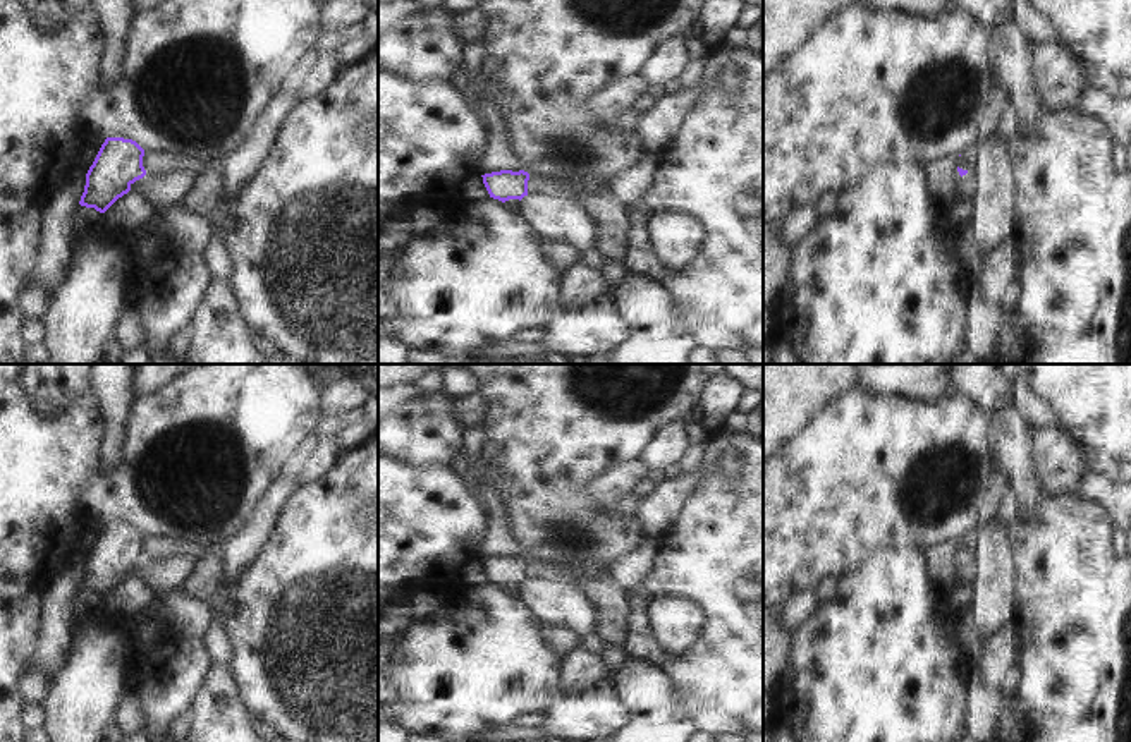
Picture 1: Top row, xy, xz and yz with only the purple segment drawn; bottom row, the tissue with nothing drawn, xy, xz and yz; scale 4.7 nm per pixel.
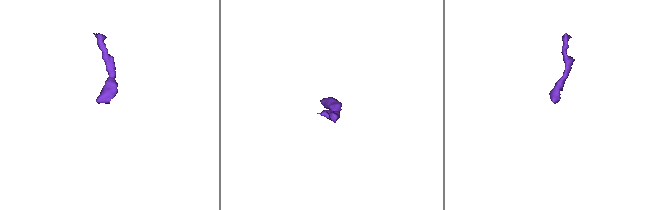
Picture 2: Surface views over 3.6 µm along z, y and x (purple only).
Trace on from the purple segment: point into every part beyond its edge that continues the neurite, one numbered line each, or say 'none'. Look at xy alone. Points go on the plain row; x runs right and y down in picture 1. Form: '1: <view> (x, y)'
1: xy (155, 548)

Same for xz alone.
1: xz (544, 571)

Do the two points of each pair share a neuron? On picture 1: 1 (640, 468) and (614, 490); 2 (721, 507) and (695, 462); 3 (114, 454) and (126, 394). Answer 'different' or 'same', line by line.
1: same
2: different
3: same

